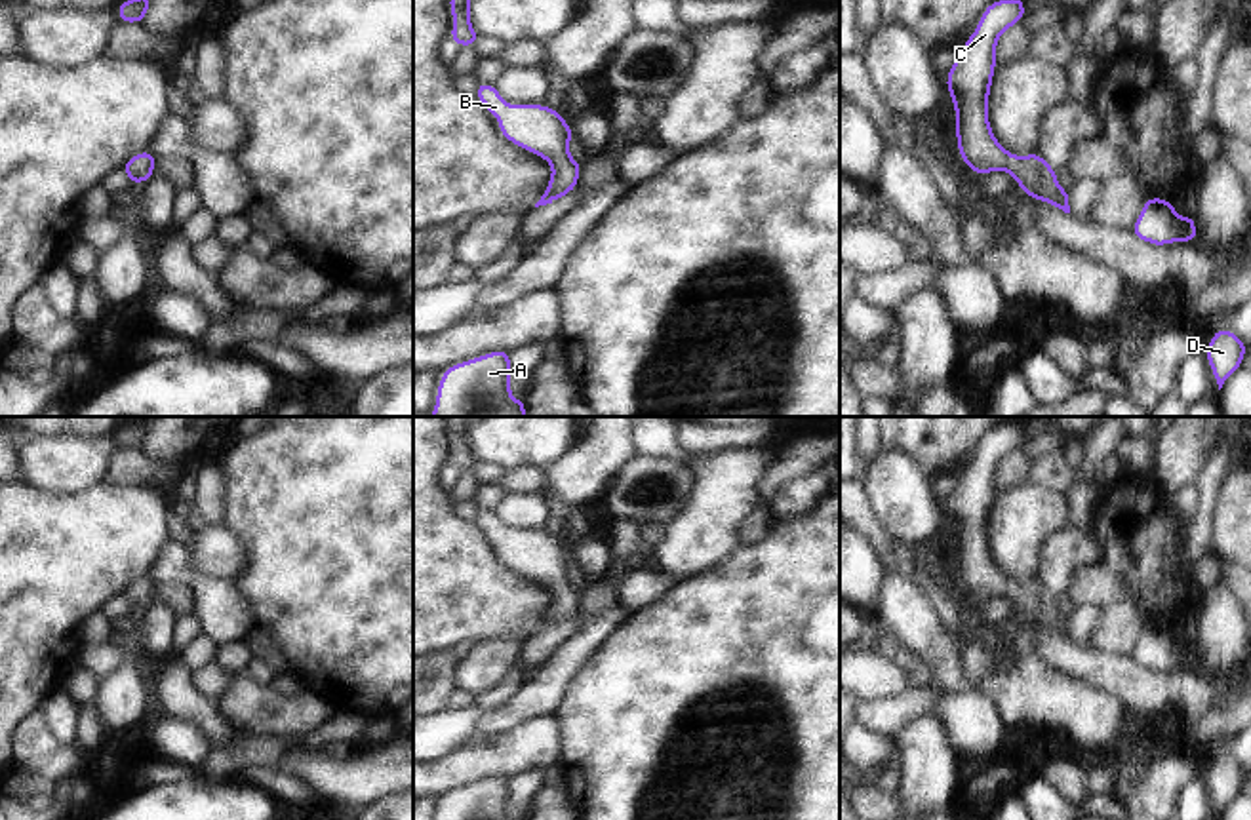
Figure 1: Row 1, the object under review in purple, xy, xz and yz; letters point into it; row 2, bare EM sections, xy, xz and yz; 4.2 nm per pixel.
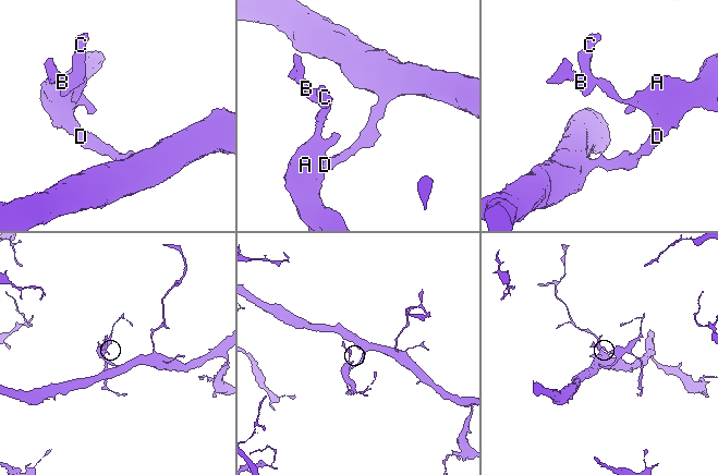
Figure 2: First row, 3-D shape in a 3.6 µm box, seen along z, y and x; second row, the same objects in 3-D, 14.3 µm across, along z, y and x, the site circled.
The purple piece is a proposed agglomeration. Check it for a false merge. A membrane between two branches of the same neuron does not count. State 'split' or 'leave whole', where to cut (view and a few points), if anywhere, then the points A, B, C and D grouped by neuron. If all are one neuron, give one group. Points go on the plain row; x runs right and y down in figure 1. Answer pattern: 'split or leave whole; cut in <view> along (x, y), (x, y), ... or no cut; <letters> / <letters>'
leave whole; no cut; A B C D

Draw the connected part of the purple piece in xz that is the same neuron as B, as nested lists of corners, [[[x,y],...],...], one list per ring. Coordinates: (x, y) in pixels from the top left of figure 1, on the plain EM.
[[[478,508],[476,521],[499,546],[505,565],[550,590],[550,607],[535,634],[577,615],[583,590],[575,588],[567,575],[575,559],[558,537],[546,531],[510,531],[493,510],[484,508]]]

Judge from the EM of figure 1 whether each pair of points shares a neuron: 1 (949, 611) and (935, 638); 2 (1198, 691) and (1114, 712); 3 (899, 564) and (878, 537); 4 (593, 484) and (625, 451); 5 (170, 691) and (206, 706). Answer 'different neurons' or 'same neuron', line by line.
1: different neurons
2: different neurons
3: same neuron
4: same neuron
5: same neuron

